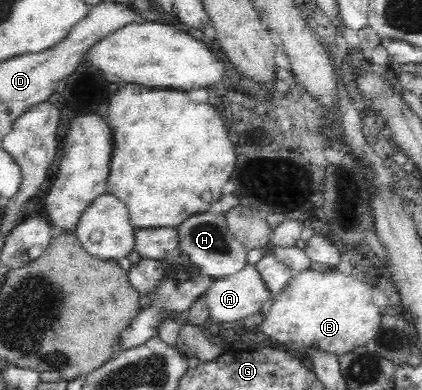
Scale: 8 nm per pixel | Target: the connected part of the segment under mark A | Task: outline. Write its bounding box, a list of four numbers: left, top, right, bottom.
[203,263,269,324]

